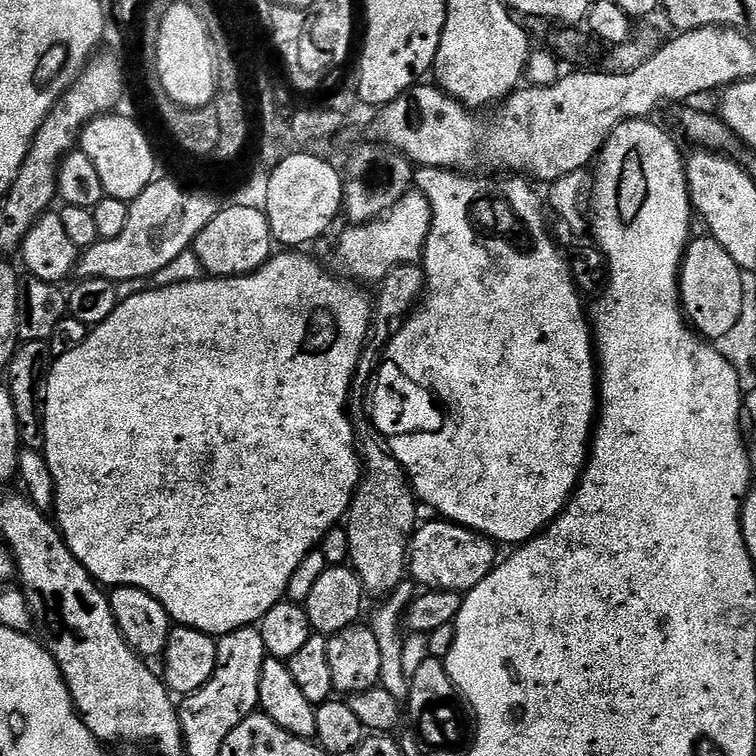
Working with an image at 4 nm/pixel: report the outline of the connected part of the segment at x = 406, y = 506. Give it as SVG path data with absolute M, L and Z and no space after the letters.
M382 466L376 472L376 480L361 479L352 494L352 505L346 517L350 567L359 574L365 593L372 595L373 592L379 598L387 597L405 579L408 544L418 524L418 501L412 488L397 478L388 480L388 476L390 478L389 469Z

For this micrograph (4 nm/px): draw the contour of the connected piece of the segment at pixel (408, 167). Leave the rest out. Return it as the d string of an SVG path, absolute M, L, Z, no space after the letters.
M383 142L360 144L348 156L348 165L343 165L344 202L343 215L349 216L352 224L368 224L387 214L396 201L413 187L414 165L407 156Z

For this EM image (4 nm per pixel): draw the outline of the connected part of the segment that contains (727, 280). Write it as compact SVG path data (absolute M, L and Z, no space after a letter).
M707 234L701 236L701 240L693 239L684 249L684 261L680 263L680 302L687 323L699 335L715 342L733 329L742 311L741 269L716 240Z

